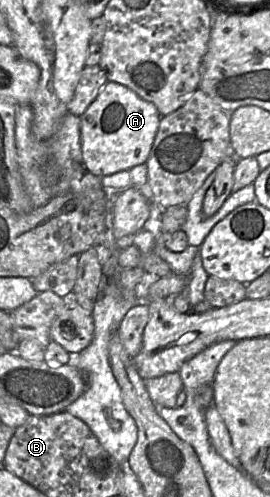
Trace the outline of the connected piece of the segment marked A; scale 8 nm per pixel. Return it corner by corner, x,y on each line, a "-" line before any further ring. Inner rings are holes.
108,81
80,116
82,164
94,175
103,177
120,171
129,171
137,165
147,163
161,117
152,102
142,99
125,85

